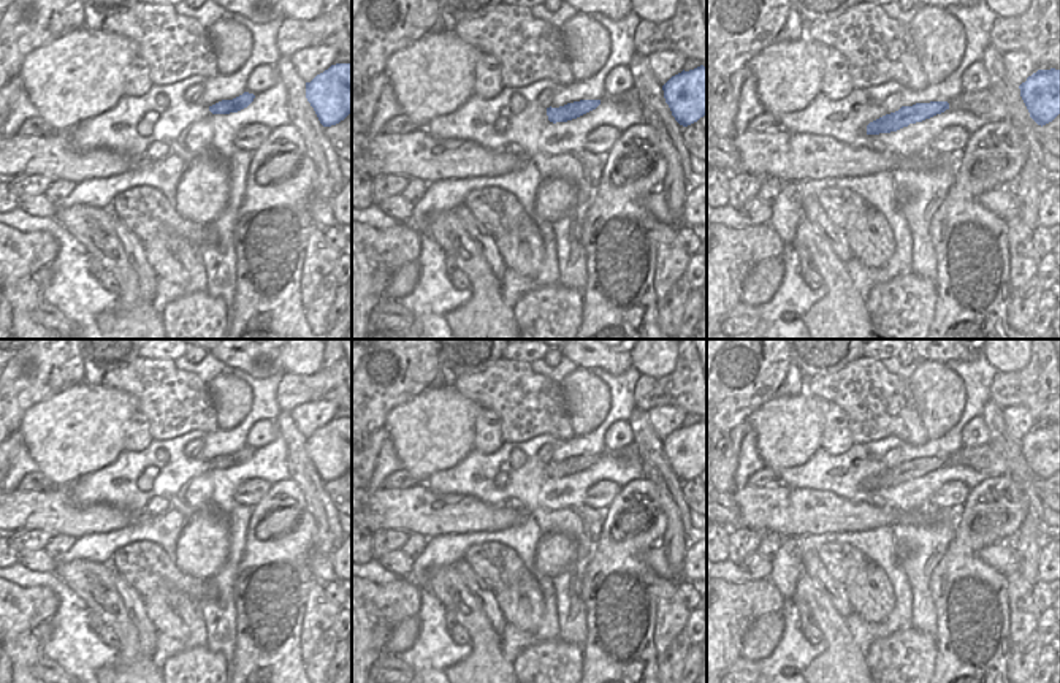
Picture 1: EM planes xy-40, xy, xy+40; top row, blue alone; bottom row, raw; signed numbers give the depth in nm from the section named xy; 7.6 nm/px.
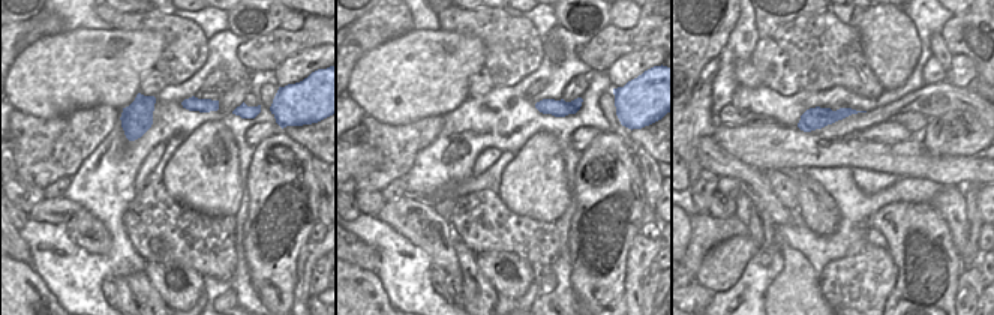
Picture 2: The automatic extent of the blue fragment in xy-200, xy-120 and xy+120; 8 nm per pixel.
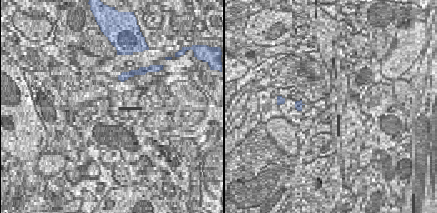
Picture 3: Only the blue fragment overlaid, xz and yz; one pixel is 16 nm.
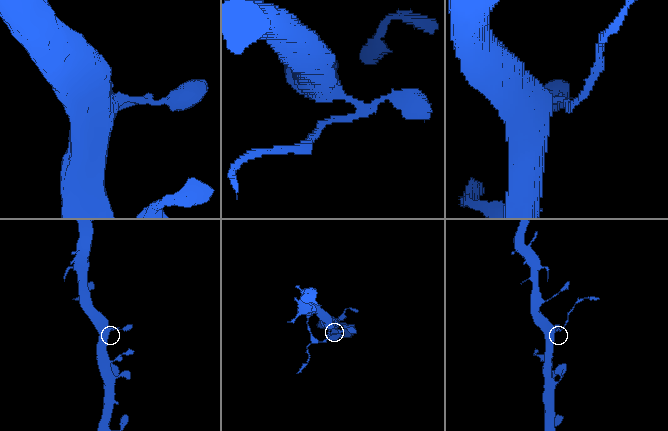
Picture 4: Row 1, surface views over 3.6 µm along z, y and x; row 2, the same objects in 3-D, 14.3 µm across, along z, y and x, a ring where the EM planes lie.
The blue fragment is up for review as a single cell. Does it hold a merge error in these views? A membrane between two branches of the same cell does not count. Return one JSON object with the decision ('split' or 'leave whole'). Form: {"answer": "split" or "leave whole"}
{"answer": "split"}

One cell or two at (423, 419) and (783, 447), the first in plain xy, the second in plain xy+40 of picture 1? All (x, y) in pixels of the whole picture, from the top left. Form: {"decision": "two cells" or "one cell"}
{"decision": "one cell"}

